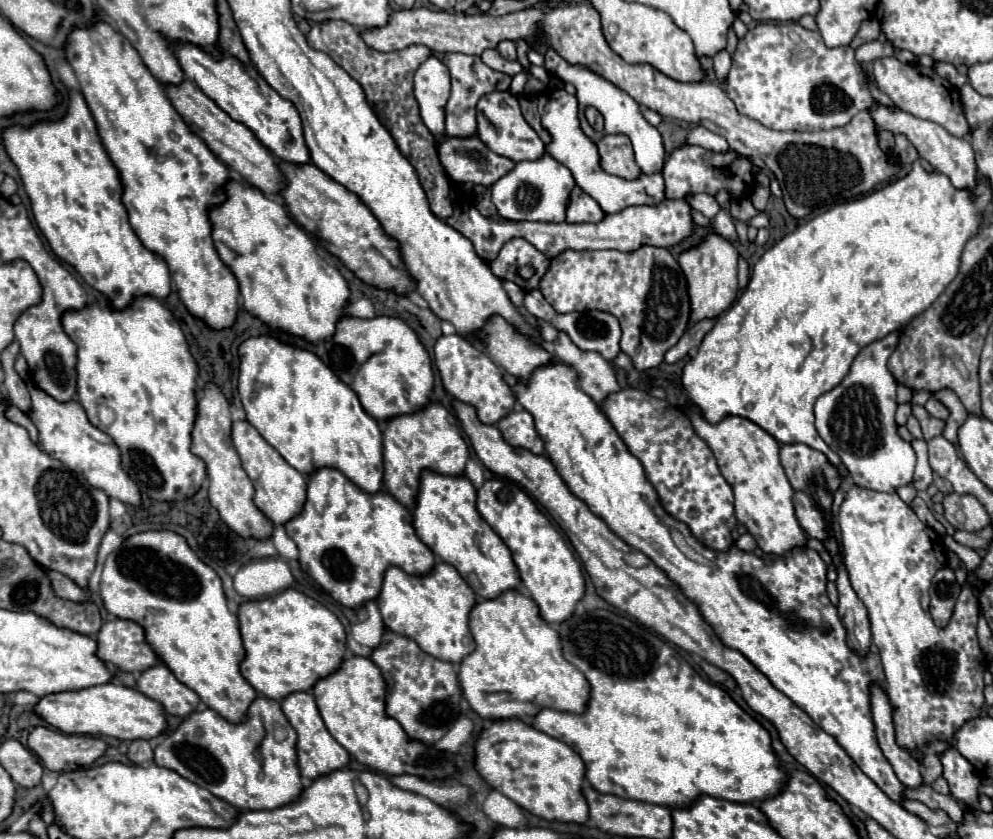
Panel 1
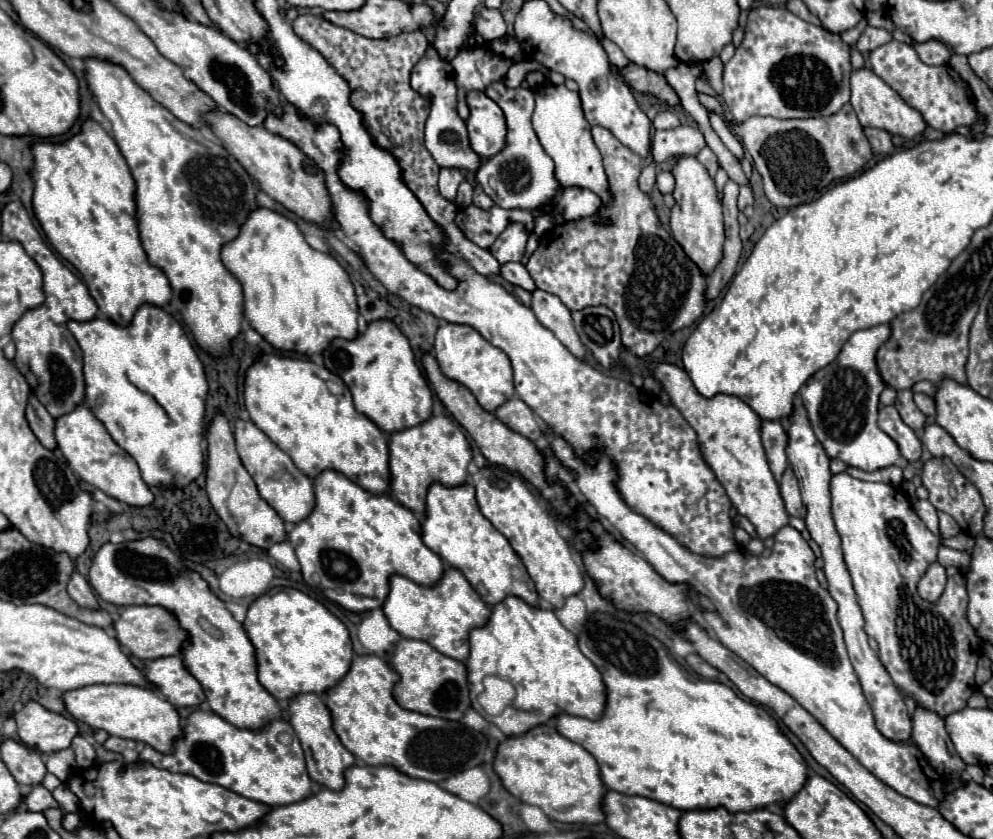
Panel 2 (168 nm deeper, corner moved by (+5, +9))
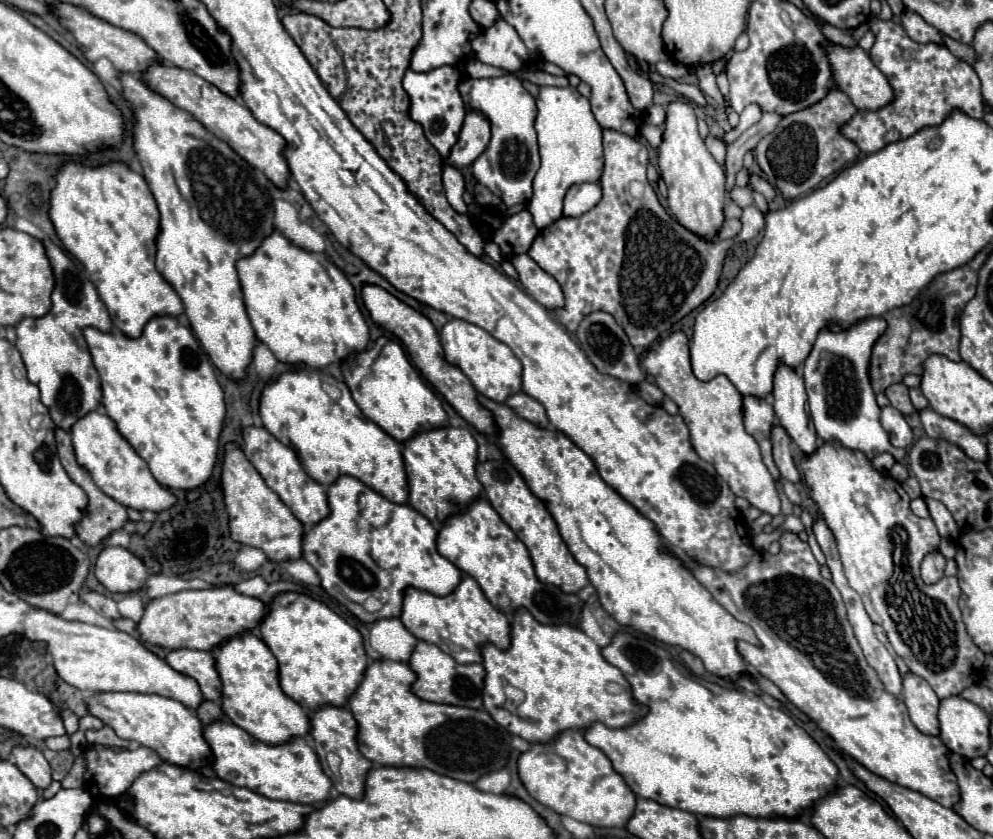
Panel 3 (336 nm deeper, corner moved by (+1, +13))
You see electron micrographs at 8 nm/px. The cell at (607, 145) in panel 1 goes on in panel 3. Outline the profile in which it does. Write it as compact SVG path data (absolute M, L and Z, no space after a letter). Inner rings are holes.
M604 129L604 159L604 171L600 177L600 203L582 217L560 217L550 227L542 229L534 239L528 255L560 283L566 301L564 307L554 309L552 313L558 323L564 325L570 333L576 333L580 321L590 313L606 311L616 319L622 329L626 329L626 335L636 349L648 349L648 345L652 345L662 333L670 331L676 321L680 321L714 293L718 277L722 273L722 259L726 251L732 243L754 239L764 229L764 217L756 205L744 207L740 217L742 229L736 237L732 237L730 241L704 239L690 229L678 225L660 205L654 189L646 179L648 151L638 139Z

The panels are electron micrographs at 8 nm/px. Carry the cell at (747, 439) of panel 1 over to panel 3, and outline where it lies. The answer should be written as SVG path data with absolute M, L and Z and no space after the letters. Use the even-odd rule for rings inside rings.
M674 331L666 339L660 339L654 347L642 353L640 365L648 375L654 377L656 385L670 397L690 429L690 441L694 451L708 463L716 467L720 477L730 485L732 493L738 497L746 497L756 509L762 513L778 515L780 499L774 487L774 477L768 473L762 463L760 447L754 437L744 433L744 423L740 417L740 393L728 381L728 377L718 375L710 381L700 381L694 377L688 355L688 337L684 331Z

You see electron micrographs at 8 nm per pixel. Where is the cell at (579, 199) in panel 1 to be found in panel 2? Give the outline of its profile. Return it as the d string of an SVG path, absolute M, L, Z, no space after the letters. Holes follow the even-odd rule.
M564 187L560 197L556 197L556 209L564 215L566 221L578 221L594 215L602 207L602 201L596 193L582 187Z

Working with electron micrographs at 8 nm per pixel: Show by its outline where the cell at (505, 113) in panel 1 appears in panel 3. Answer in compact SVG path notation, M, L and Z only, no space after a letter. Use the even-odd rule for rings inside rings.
M466 113L458 141L450 149L446 163L456 169L472 165L472 161L486 149L488 137L490 137L488 121L484 121L484 117L480 117L480 113Z

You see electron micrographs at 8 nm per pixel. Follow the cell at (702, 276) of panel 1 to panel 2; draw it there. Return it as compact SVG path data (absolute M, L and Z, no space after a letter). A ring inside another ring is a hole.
M680 155L676 157L676 167L672 169L676 177L676 189L674 199L676 205L672 207L672 237L678 241L678 245L684 249L684 253L698 265L702 275L710 277L718 263L724 257L724 219L720 217L720 201L716 197L714 179L708 175L704 165L696 157Z

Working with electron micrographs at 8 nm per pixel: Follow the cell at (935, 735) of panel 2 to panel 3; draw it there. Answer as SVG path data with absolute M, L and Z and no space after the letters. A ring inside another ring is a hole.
M908 671L902 677L902 701L908 707L910 719L912 723L928 735L938 735L938 721L936 721L936 709L940 705L940 699L936 697L936 693L932 691L932 687L928 685L928 681L924 681L922 677L914 675L912 671Z

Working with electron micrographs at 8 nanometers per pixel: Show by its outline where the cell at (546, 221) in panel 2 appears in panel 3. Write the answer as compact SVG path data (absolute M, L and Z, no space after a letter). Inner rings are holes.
M542 87L536 105L536 133L542 165L532 183L534 193L530 197L528 211L532 213L536 227L544 229L562 217L562 199L570 185L600 179L604 157L602 129L590 111L590 101L582 97L574 87Z

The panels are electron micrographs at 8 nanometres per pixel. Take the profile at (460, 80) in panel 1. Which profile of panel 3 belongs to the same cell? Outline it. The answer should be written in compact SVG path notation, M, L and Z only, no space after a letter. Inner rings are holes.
M498 19L492 27L472 40L472 51L482 63L492 63L506 71L518 71L532 65L532 53L526 49L516 29L504 19Z

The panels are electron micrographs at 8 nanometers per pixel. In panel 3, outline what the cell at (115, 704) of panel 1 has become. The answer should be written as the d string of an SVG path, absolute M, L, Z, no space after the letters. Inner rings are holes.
M100 693L86 699L88 711L110 725L118 737L138 741L144 747L154 749L162 761L178 765L190 771L202 771L212 761L210 745L202 735L202 721L192 709L162 695L142 693Z

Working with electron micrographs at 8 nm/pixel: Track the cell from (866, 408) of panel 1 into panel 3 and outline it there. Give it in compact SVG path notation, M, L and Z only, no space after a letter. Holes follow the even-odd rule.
M864 317L858 323L850 325L848 329L834 331L830 325L826 325L806 357L802 365L802 377L806 381L806 393L810 403L810 415L816 427L816 433L822 441L838 439L844 447L862 451L868 459L880 455L880 453L892 453L896 461L900 461L906 455L906 449L898 449L888 441L888 433L884 433L884 427L880 425L880 407L876 405L876 395L872 393L872 385L868 385L868 357L872 353L872 341L884 333L884 319L882 317Z

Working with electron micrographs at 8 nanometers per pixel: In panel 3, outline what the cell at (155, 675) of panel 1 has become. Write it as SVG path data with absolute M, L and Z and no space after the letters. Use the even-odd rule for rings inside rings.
M176 649L170 651L166 661L176 671L194 677L208 701L220 701L222 683L216 671L216 657L212 651L196 651L196 649Z

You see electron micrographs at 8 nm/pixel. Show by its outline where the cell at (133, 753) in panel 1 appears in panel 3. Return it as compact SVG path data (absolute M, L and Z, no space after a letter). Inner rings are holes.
M104 725L102 729L98 731L86 731L86 739L90 745L106 745L106 747L120 747L120 749L126 749L128 747L128 741L126 739L120 739L112 727Z

